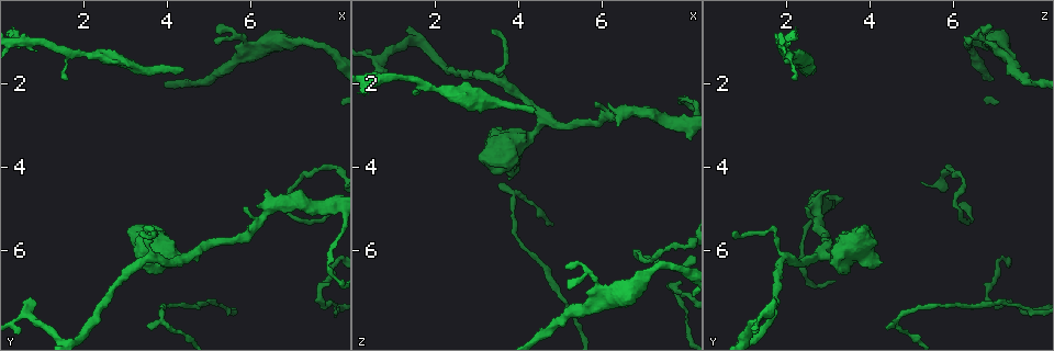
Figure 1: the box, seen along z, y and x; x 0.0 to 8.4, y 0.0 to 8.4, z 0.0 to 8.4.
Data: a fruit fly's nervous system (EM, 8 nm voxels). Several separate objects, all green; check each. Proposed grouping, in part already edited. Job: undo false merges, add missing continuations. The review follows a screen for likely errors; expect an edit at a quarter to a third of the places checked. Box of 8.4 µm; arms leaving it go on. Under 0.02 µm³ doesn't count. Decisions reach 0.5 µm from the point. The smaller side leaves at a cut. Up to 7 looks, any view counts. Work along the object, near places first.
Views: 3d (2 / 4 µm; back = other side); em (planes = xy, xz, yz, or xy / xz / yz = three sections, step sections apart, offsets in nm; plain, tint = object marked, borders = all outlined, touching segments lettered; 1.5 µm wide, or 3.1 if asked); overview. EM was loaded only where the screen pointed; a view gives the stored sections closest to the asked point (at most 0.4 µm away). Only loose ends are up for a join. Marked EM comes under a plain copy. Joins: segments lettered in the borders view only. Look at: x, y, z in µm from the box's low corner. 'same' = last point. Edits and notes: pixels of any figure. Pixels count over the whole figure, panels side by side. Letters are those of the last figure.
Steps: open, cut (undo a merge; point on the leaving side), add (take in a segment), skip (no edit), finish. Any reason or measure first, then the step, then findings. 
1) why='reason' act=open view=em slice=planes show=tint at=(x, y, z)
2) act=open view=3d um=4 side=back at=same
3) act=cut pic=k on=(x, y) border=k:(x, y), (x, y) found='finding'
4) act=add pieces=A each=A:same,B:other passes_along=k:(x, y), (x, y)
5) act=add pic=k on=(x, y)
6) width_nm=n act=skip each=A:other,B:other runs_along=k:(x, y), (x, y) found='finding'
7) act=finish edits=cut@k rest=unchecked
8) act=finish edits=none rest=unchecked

why='an open end' act=open view=em slice=planes show=borders at=(5.15, 0.95, 6.45)

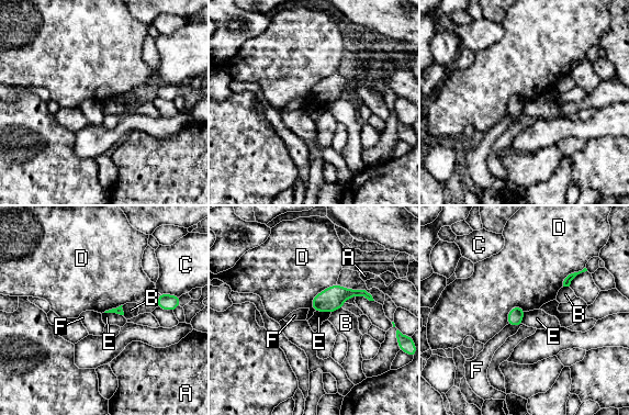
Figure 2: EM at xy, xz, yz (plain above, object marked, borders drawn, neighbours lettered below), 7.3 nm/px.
longest_contact=D:280nm act=skip each=A:other,B:other,C:other,D:other,E:other,F:other border=2:(336, 282), (313, 298), (314, 311) found='none of them fits'

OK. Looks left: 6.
why='thick turns thin' act=open view=em slice=xz step=4 show=borders at=(7.90, 4.95, 2.95)

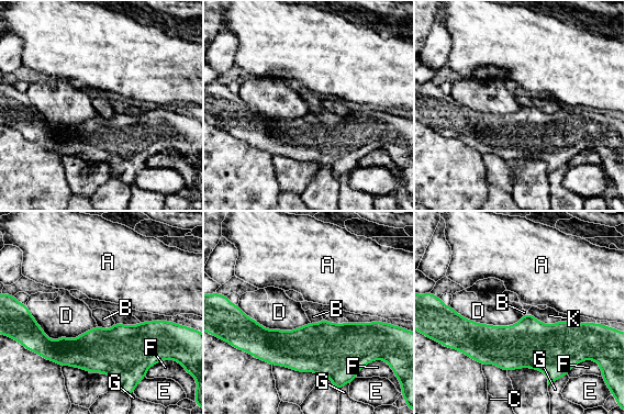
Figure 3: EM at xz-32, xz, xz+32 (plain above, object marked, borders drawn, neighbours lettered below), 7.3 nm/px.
act=open view=em slice=planes show=borders at=same

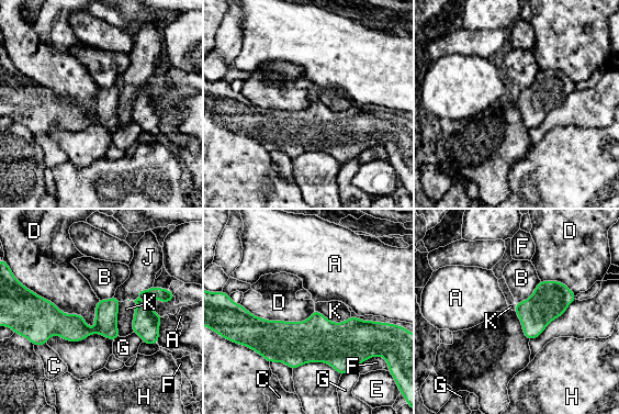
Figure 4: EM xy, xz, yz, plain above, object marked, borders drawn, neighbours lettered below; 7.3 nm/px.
width_nm=130 act=skip each=A:other,B:other,C:other,D:other,E:other,F:other,G:other,H:other,J:other,K:other found='all the same neuron'

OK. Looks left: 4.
why='an open end' act=open view=3d um=2 at=(0.80, 7.15, 1.75)

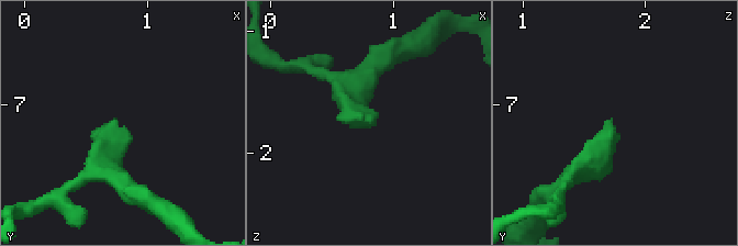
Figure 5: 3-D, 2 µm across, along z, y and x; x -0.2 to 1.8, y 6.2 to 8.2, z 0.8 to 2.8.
act=open view=em slice=planes show=tint at=(0.80, 7.18, 1.76)

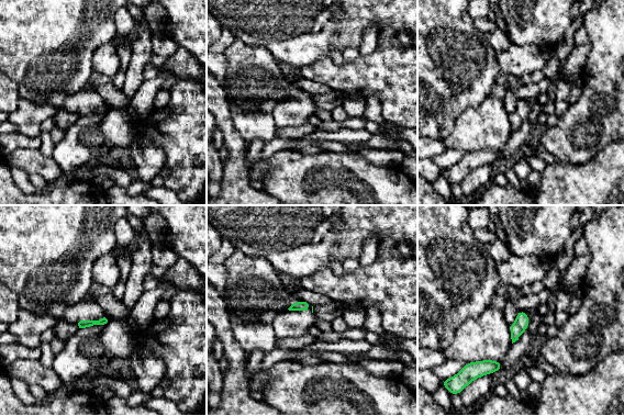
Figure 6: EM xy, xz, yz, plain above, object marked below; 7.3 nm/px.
act=open view=em slice=planes show=borders at=same

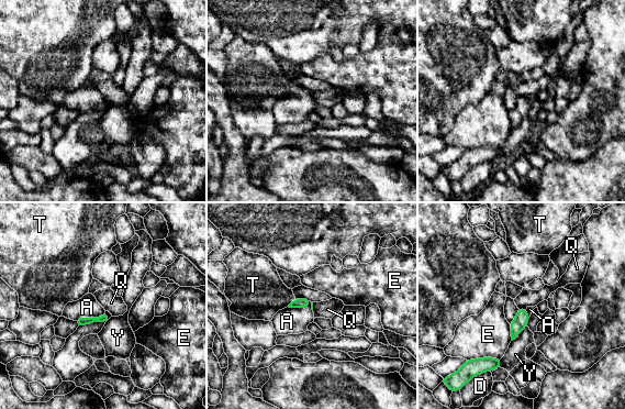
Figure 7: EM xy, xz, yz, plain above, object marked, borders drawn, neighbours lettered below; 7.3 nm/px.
longest_contact=E:220nm act=add pic=7 on=(87, 307) each=A:same,D:other,E:other,Q:other,T:other,Y:other passes_along=7:(82, 321), (90, 318), (87, 307) found='it goes on there'

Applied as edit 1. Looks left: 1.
act=finish edits=add@7 rest=unchecked

